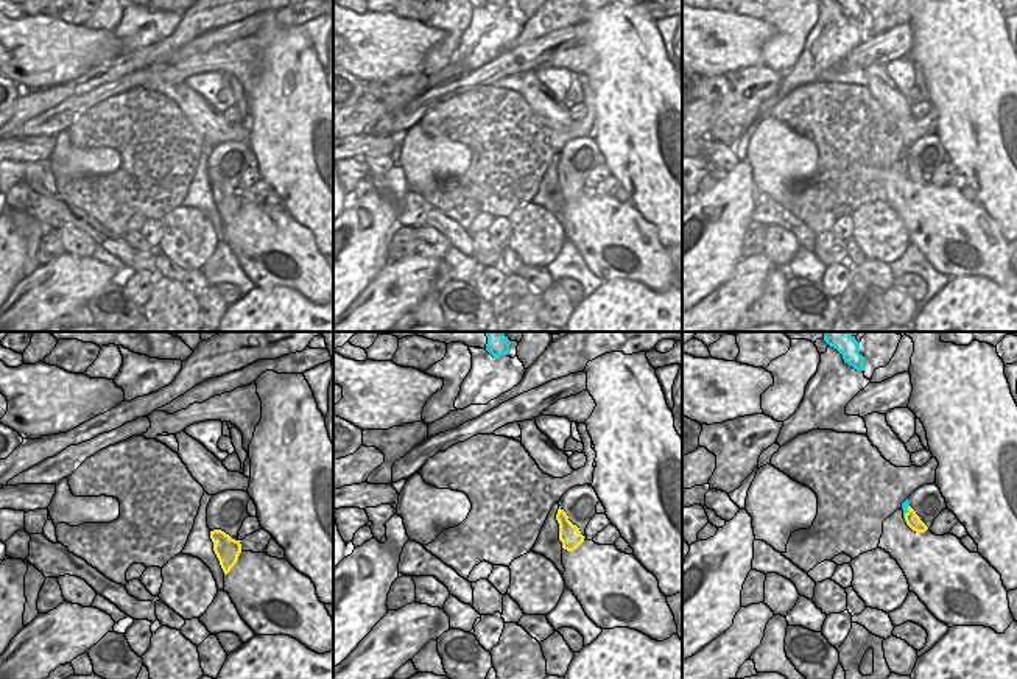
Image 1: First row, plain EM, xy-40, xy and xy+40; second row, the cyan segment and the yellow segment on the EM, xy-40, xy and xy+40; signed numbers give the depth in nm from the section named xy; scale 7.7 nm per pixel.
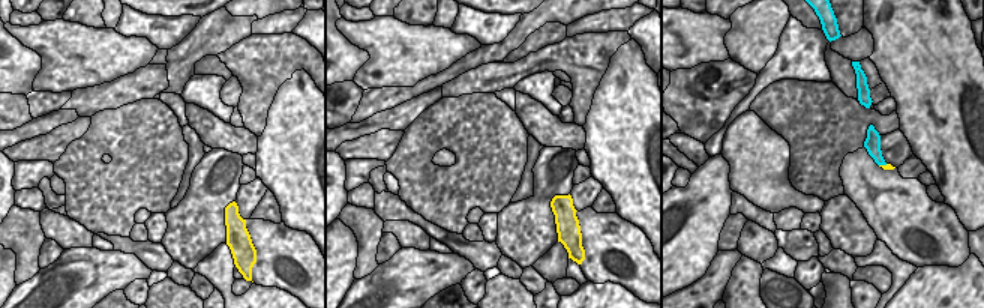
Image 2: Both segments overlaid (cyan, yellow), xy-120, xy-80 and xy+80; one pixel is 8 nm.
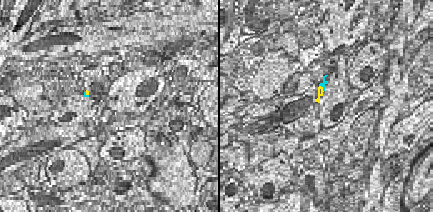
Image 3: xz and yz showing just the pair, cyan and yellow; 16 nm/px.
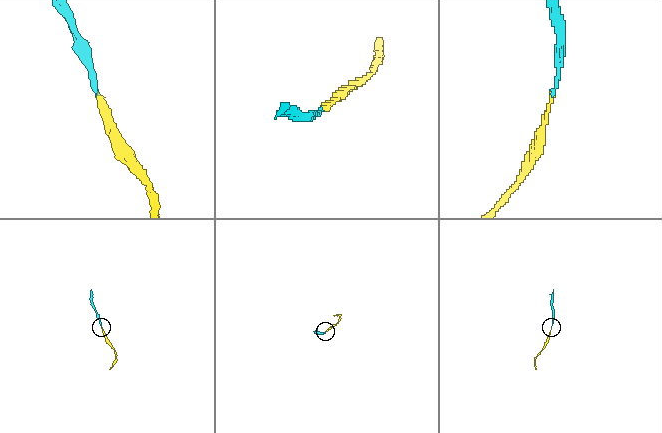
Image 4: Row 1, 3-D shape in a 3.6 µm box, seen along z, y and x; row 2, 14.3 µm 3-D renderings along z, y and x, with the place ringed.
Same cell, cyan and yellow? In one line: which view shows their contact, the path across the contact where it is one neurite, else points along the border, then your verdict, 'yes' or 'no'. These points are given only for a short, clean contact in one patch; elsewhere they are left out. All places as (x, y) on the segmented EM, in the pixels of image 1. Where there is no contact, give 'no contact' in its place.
xy+40 | across xy+40 (905, 503), (907, 511), (913, 520) | yes

